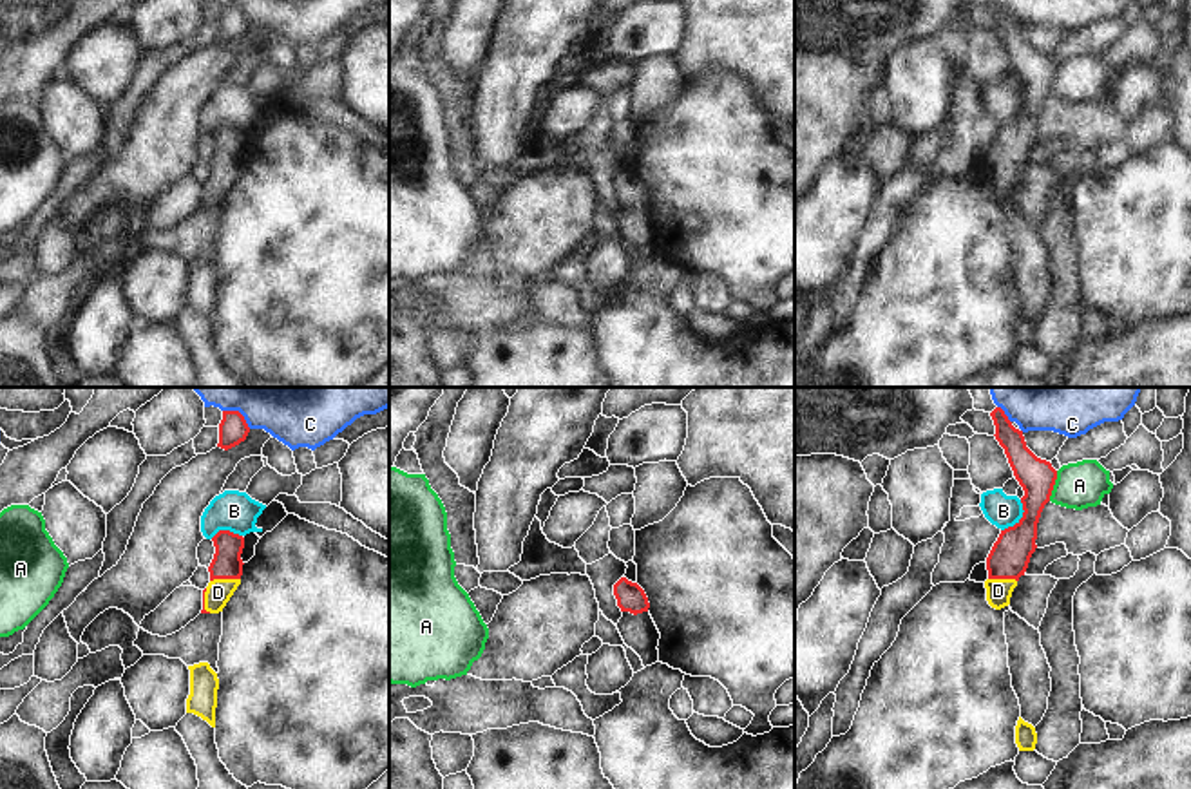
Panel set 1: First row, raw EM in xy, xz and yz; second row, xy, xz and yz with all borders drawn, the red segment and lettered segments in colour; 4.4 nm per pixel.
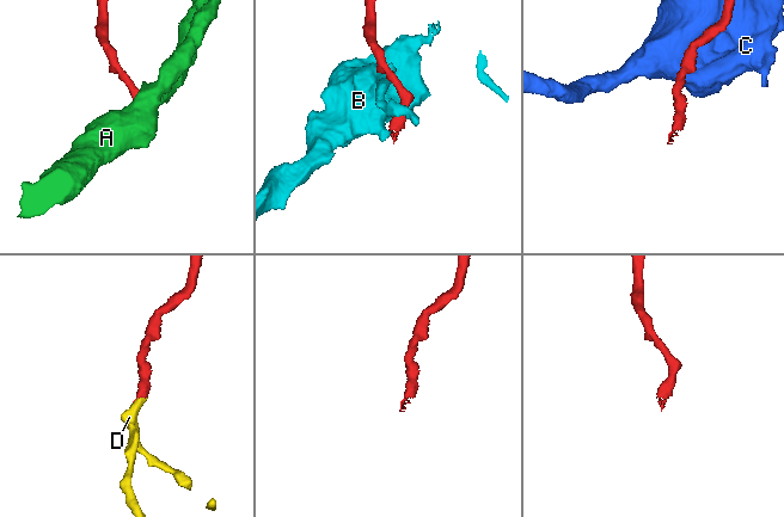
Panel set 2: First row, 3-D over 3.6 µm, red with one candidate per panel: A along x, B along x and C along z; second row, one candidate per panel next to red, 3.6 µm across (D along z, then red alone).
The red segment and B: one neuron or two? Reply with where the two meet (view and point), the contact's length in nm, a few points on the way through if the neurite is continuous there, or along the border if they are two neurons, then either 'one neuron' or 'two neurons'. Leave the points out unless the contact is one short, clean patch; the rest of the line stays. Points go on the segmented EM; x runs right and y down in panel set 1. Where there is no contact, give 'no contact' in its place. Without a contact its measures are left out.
contact yz (1021, 518); length 170 nm; border yz (1021, 500), (1021, 516), (1001, 531); two neurons

